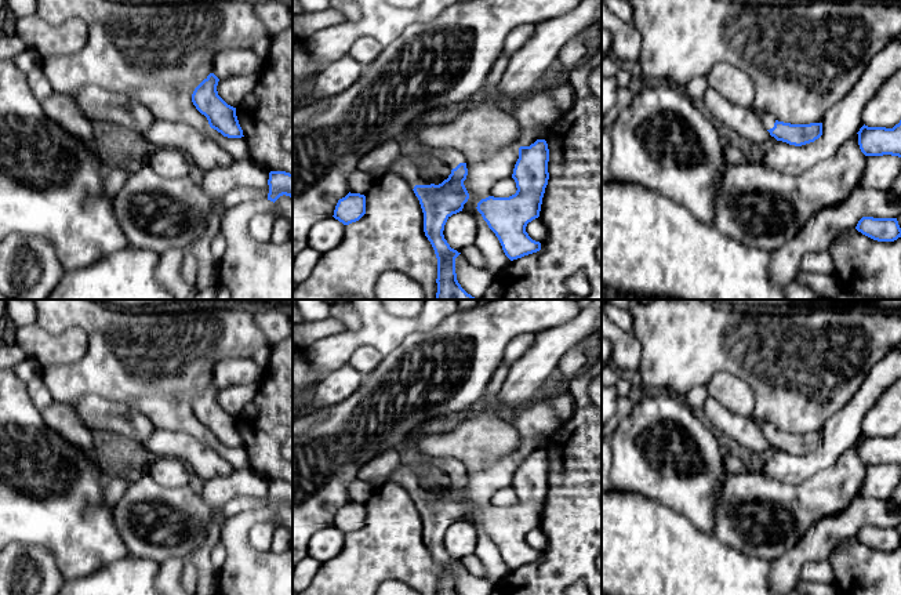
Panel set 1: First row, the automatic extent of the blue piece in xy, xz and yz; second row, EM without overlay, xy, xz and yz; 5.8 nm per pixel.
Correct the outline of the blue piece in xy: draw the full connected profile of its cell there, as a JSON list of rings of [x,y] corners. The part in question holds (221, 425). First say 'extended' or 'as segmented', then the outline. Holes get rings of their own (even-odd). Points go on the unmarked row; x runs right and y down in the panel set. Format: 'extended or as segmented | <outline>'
as segmented | [[[210,382],[193,400],[192,411],[204,424],[211,438],[228,447],[241,447],[243,439],[236,425],[236,417],[228,414],[217,400],[219,388]]]

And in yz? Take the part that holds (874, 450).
as segmented | [[[901,429],[893,438],[864,433],[857,443],[860,458],[865,465],[901,467]]]

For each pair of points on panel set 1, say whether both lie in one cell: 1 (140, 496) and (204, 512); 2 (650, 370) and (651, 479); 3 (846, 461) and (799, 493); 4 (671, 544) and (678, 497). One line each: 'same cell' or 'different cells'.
1: same cell
2: different cells
3: same cell
4: different cells

